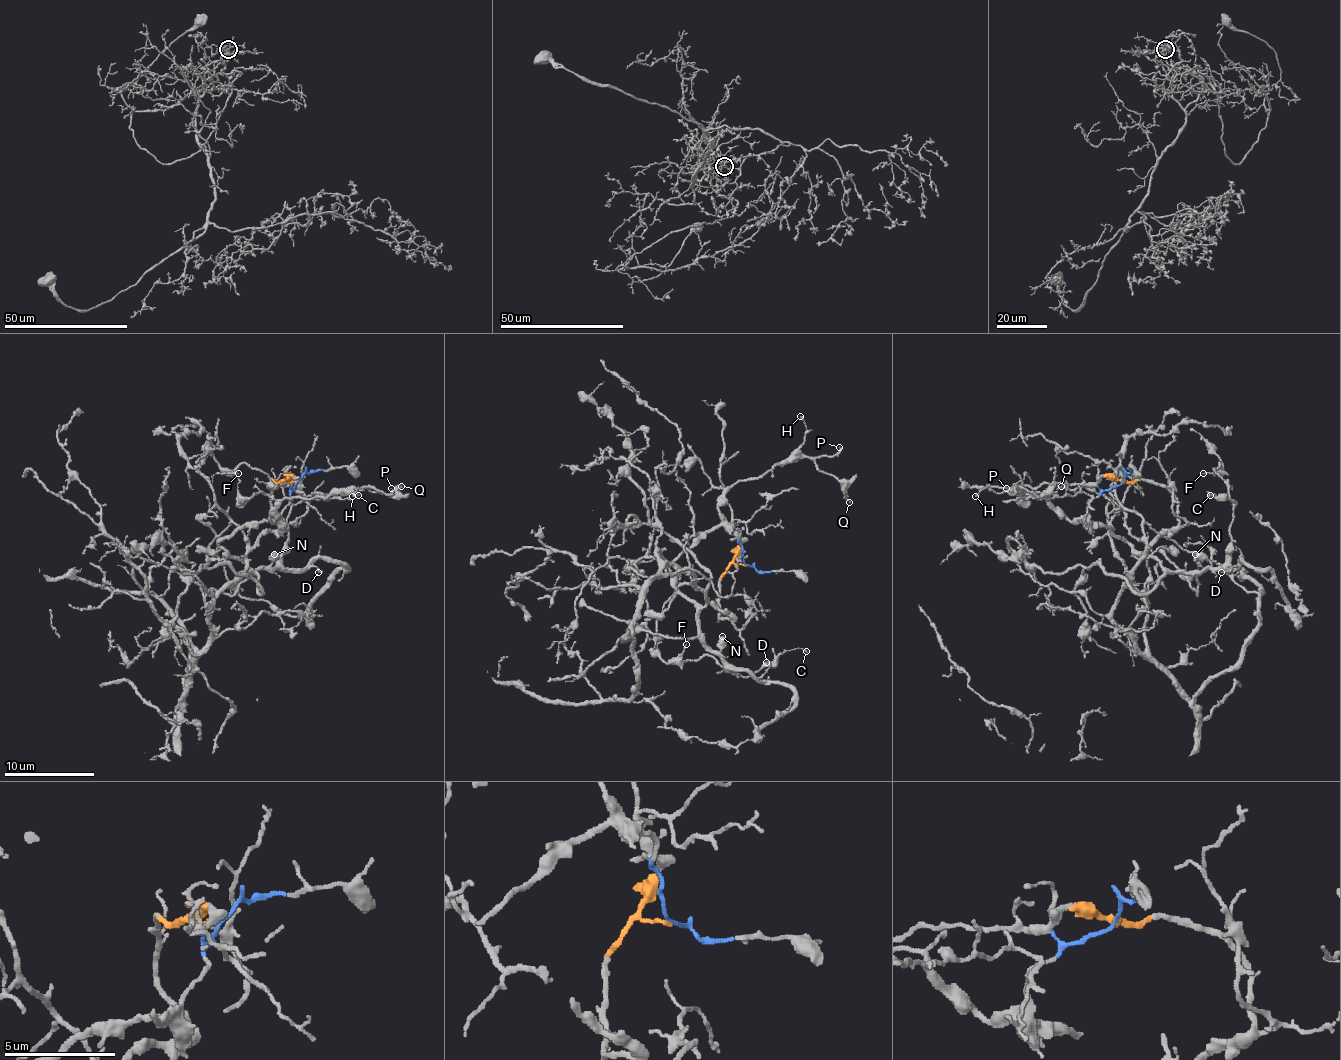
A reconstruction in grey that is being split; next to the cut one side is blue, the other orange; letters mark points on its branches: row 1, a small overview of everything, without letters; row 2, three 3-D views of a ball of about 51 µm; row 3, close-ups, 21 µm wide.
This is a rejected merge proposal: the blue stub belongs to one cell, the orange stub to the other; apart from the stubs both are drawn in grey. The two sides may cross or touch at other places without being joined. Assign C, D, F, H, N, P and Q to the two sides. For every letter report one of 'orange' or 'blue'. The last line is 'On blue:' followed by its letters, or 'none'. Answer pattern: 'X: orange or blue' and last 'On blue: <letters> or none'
C: blue
D: blue
F: blue
H: blue
N: blue
P: blue
Q: blue
On blue: C, D, F, H, N, P, Q

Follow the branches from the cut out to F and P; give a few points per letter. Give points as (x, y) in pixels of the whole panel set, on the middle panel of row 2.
F: (746, 564), (723, 525), (666, 568), (739, 675), (682, 659), (687, 643)
P: (746, 564), (739, 532), (718, 512), (718, 500), (736, 482), (800, 458), (834, 455), (838, 446)

